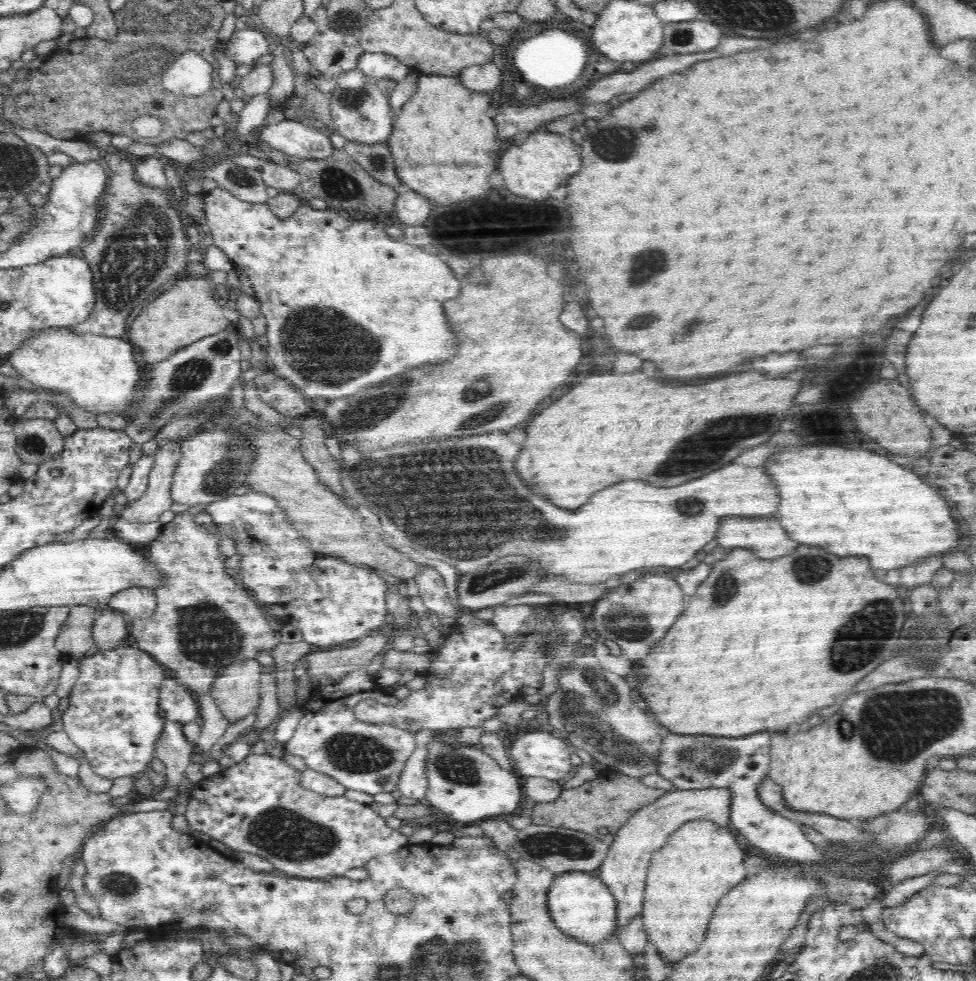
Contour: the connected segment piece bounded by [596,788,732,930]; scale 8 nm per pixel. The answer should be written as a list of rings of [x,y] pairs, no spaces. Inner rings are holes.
[[[727,788],[676,789],[667,792],[653,804],[638,809],[638,812],[634,813],[628,822],[620,827],[602,861],[602,866],[596,872],[596,875],[615,898],[618,930],[642,912],[644,886],[646,886],[646,876],[648,876],[652,855],[660,847],[665,846],[668,838],[686,822],[708,820],[722,828],[727,827],[730,821],[730,806],[732,806],[731,794]]]

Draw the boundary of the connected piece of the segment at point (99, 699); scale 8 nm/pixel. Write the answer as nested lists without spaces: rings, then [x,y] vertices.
[[[121,645],[114,646],[112,650],[103,649],[94,653],[92,656],[80,659],[79,662],[79,677],[76,684],[70,693],[69,696],[69,706],[65,710],[64,714],[61,716],[61,721],[63,724],[63,730],[66,731],[66,734],[70,737],[70,740],[84,752],[86,760],[88,760],[91,768],[96,774],[99,774],[102,777],[106,777],[109,780],[114,780],[115,778],[120,778],[121,776],[134,776],[140,772],[144,772],[150,761],[153,759],[154,745],[156,739],[160,736],[162,732],[165,719],[158,715],[159,709],[159,686],[161,682],[168,677],[166,675],[169,673],[168,670],[164,668],[163,665],[158,663],[153,656],[150,656],[147,652],[143,650],[133,648],[133,647],[124,647]]]

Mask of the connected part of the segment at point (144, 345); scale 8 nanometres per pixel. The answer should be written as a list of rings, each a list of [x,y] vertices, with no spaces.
[[[184,275],[167,286],[170,292],[164,292],[164,296],[158,296],[152,304],[145,305],[132,320],[125,339],[130,345],[138,347],[145,363],[154,365],[167,360],[181,348],[233,326],[224,318],[222,307],[217,303],[218,294],[213,294],[209,284],[200,276]]]

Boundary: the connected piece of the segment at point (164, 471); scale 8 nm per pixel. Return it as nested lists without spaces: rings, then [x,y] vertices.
[[[168,441],[167,444],[158,447],[153,458],[154,468],[150,472],[149,483],[146,492],[135,501],[130,502],[117,514],[131,523],[145,523],[158,521],[159,516],[170,510],[173,500],[171,486],[173,475],[181,460],[181,441]]]

